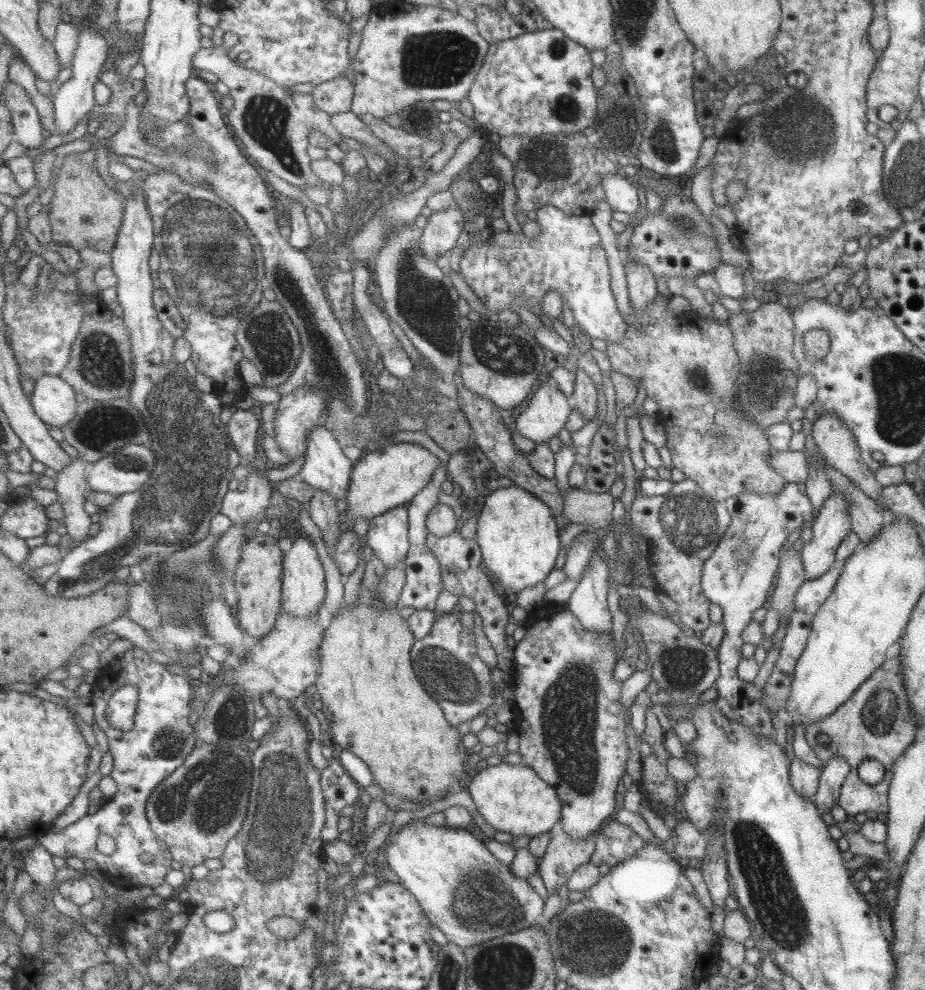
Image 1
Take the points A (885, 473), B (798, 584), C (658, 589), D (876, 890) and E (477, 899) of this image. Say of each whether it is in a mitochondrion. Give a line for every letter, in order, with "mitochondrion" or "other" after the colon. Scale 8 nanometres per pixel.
A: other
B: other
C: other
D: other
E: mitochondrion

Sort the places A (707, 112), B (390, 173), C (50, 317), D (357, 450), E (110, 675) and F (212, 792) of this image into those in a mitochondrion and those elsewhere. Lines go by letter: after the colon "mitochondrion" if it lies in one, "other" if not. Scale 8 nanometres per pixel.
A: other
B: other
C: other
D: other
E: other
F: mitochondrion

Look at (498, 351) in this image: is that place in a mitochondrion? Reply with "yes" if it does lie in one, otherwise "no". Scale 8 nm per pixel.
yes

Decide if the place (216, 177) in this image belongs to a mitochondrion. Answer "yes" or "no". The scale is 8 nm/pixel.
yes

